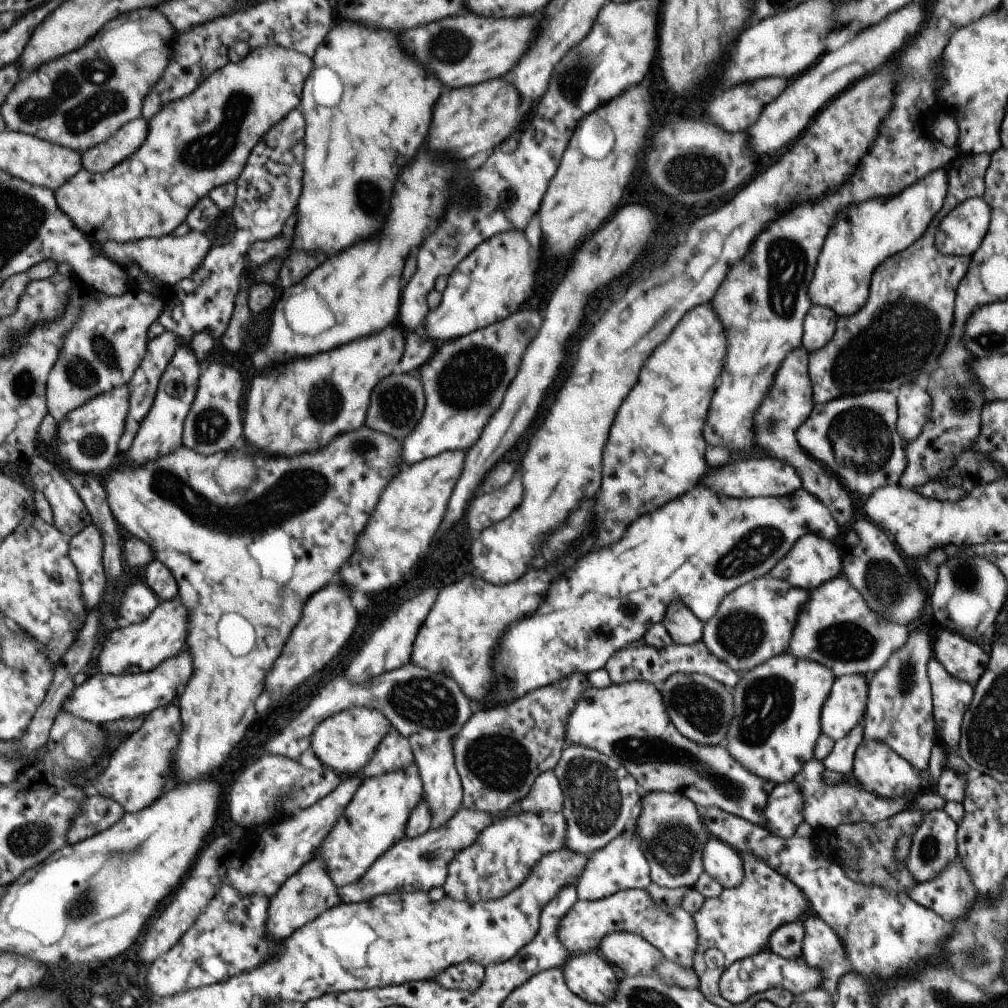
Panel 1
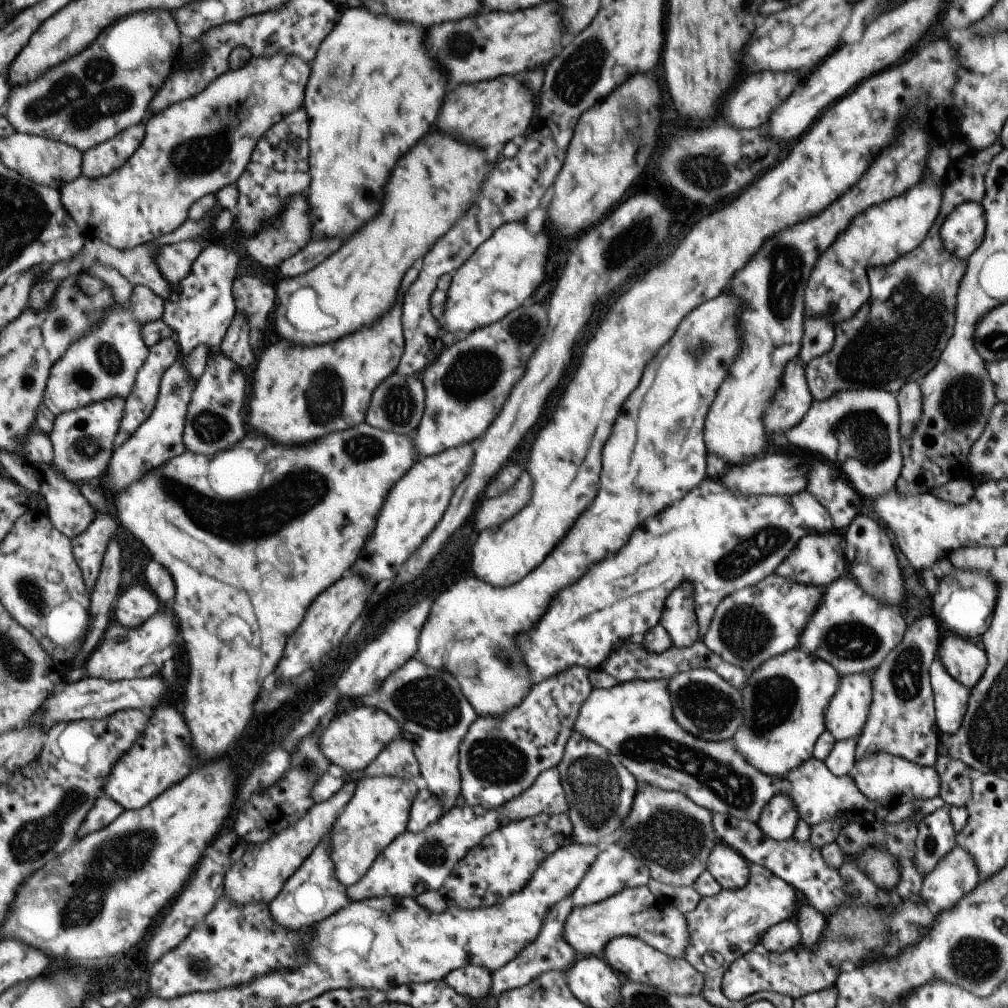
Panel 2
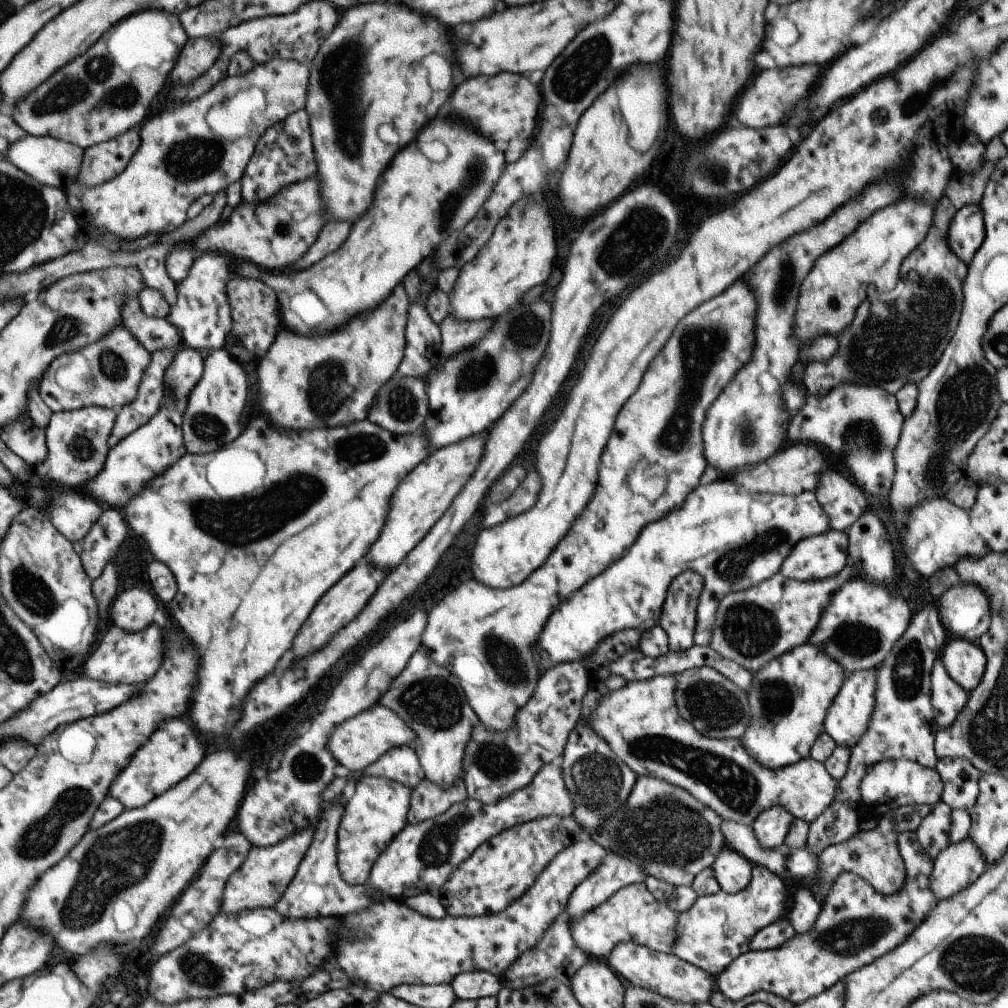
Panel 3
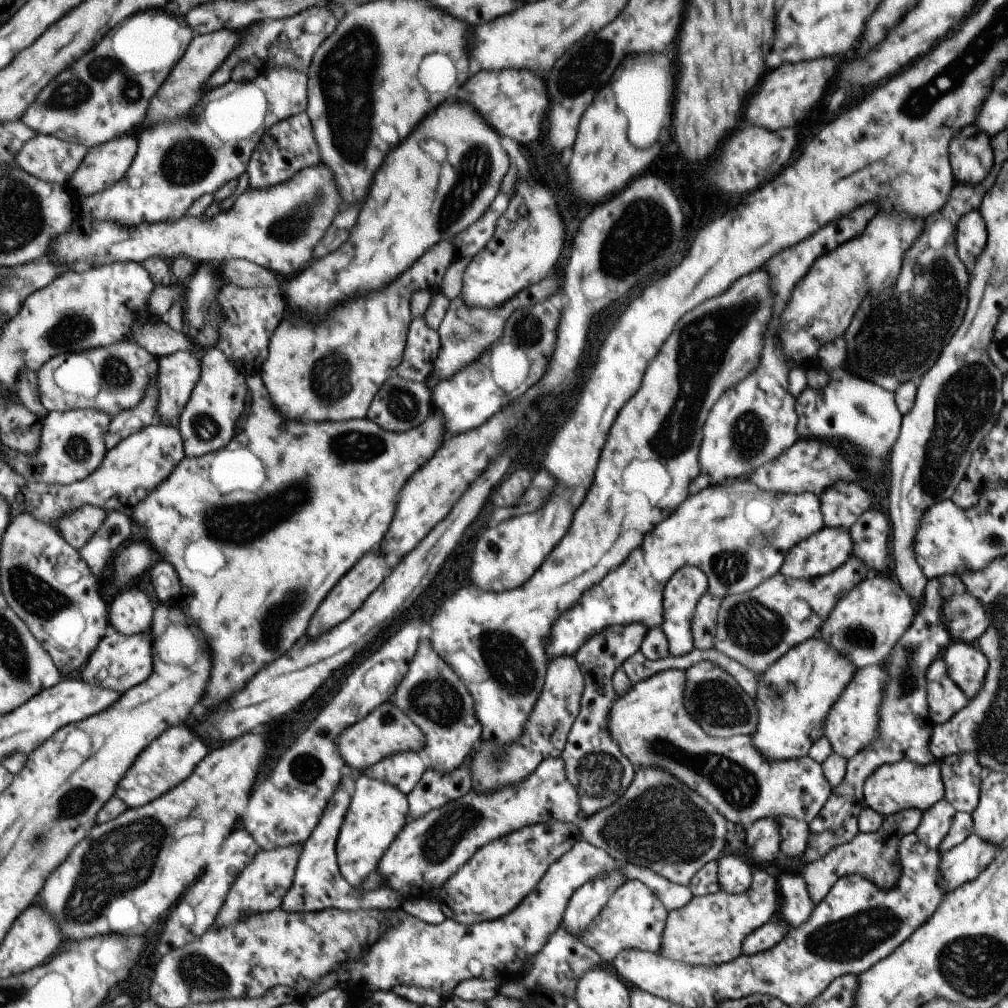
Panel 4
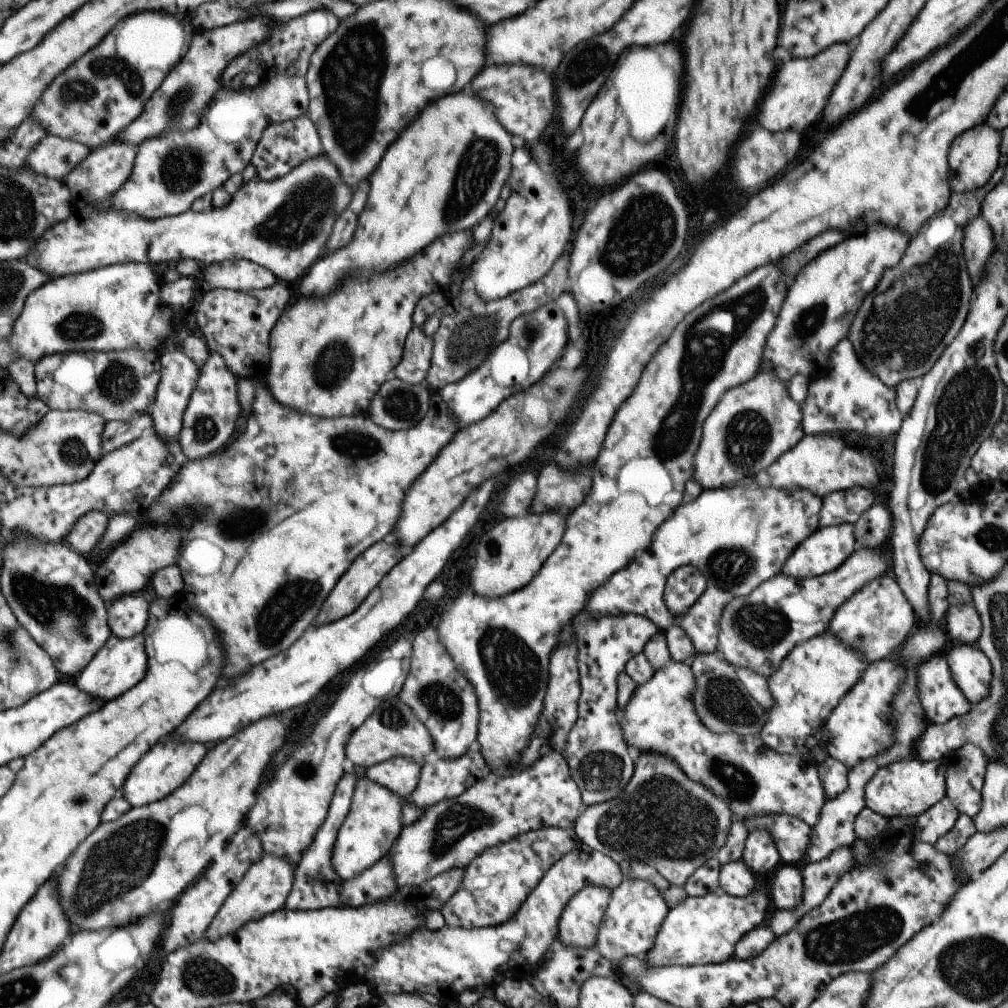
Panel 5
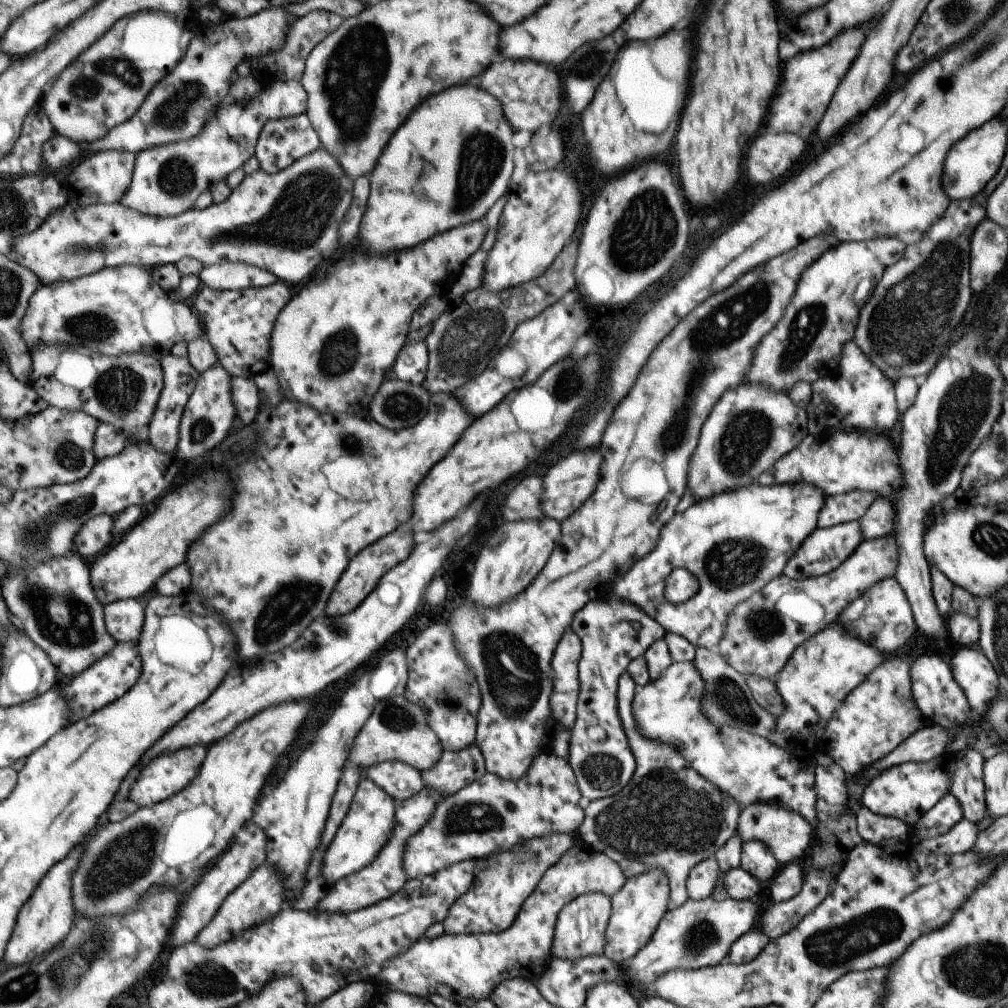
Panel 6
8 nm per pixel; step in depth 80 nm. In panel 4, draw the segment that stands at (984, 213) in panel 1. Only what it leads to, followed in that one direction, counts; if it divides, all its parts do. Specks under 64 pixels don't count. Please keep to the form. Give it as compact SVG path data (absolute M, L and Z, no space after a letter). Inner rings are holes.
M978 211L964 214L956 224L956 253L969 275L972 274L976 258L985 248L986 236L986 226Z

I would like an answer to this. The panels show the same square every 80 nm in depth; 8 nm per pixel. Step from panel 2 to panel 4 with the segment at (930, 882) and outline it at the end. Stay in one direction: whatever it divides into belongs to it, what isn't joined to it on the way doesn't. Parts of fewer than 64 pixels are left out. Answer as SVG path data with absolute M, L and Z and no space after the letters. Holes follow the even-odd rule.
M971 833L963 842L950 848L948 851L939 852L940 860L937 870L939 870L942 883L946 886L946 892L960 887L961 884L976 879L982 870L994 859L999 848L993 843L980 839L975 833Z

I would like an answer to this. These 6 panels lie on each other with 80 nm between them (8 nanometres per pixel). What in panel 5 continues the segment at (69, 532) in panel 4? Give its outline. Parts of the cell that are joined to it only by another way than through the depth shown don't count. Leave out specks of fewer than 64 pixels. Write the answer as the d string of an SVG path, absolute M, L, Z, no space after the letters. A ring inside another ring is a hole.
M101 511L88 512L77 521L66 542L88 556L96 550L97 544L108 531L110 517L108 513Z

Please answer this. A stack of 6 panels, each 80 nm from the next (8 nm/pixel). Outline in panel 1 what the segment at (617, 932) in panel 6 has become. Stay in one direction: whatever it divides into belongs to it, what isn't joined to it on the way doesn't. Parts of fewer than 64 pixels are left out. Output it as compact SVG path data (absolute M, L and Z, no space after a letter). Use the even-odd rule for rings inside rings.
M625 889L596 901L576 901L561 917L557 938L572 956L597 952L600 940L612 932L639 935L668 961L673 961L677 966L691 966L697 938L692 916L681 907L656 905L645 889Z

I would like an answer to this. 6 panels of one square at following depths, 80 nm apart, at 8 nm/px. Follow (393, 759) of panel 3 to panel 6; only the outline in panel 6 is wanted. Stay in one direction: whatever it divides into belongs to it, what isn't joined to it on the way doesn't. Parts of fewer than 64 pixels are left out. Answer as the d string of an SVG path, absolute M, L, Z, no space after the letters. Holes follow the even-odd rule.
M385 761L365 771L367 777L385 789L395 802L408 799L423 790L422 774L408 764L399 761Z

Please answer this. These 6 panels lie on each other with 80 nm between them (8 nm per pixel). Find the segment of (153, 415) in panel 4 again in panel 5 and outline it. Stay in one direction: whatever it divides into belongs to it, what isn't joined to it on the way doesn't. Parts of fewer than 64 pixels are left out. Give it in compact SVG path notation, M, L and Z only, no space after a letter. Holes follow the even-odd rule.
M147 412L132 421L109 421L103 434L104 452L112 453L137 440L145 430L153 429L154 418Z

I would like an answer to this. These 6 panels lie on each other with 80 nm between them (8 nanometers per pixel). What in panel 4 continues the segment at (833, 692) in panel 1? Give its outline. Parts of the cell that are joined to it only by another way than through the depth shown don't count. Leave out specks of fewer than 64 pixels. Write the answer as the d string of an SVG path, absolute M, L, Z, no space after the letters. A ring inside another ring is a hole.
M885 664L857 669L829 709L822 726L822 736L829 741L832 752L841 758L849 760L876 739L882 691L888 681L886 675Z

